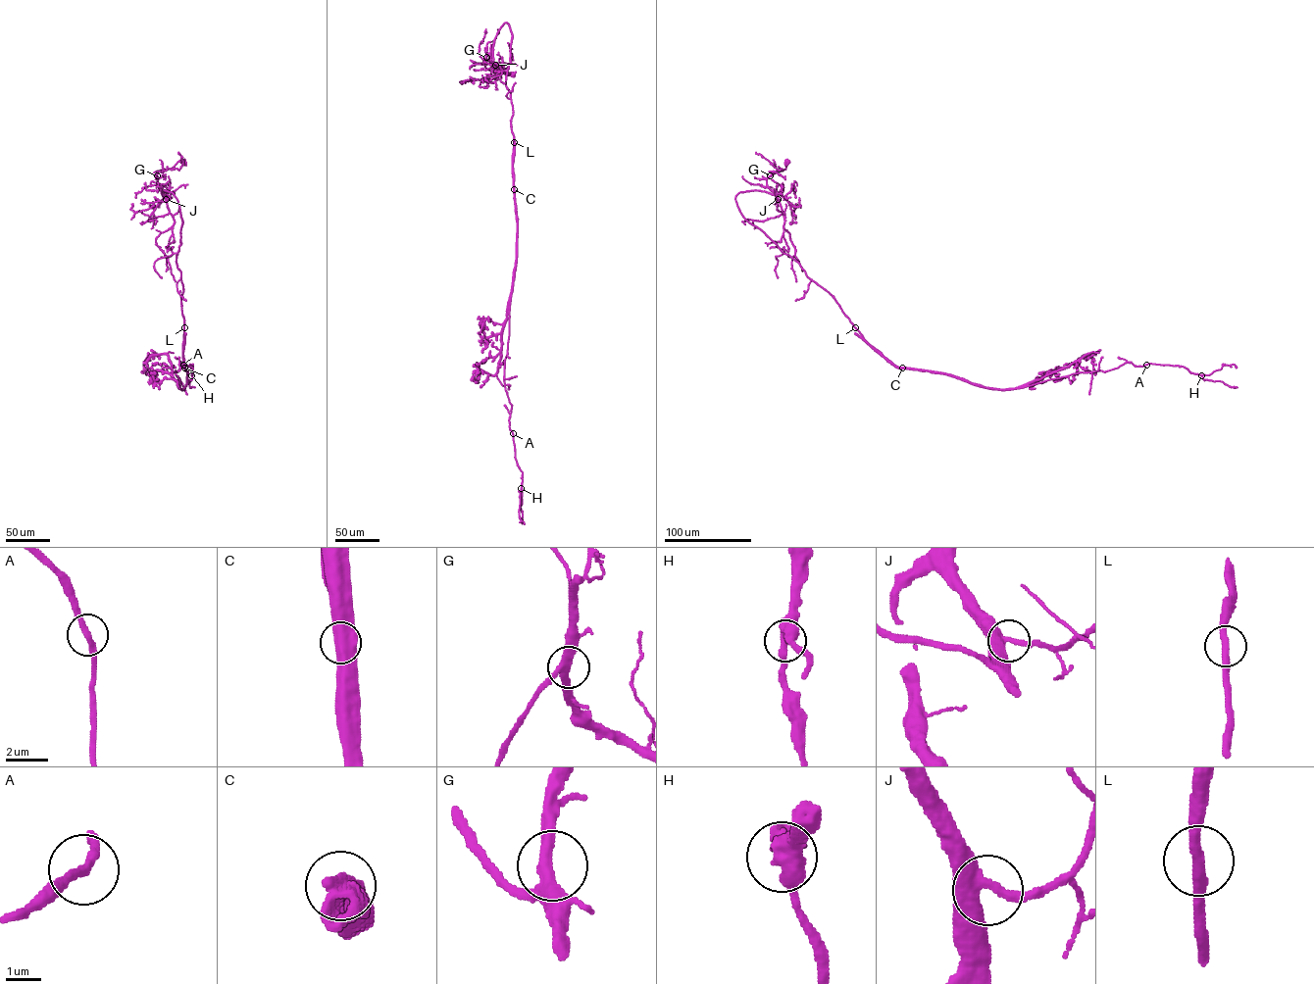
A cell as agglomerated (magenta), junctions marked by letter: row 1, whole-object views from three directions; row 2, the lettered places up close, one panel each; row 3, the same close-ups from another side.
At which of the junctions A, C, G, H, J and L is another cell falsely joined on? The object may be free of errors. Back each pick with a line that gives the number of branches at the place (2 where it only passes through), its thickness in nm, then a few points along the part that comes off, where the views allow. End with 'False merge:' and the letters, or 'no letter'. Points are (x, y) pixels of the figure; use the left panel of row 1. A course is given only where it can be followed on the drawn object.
C: 1 branches meet; 850 nm thick; foreign part runs (184, 368), (186, 385), (180, 388), (175, 372), (182, 367), (180, 363), (192, 368), (189, 385), (194, 387)
False merge: C

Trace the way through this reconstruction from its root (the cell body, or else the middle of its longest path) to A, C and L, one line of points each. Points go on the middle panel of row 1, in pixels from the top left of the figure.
A: (513, 74), (487, 69), (486, 54), (496, 75), (506, 71), (513, 107), (513, 433)
C: (513, 74), (487, 69), (486, 54), (503, 72), (496, 75), (507, 72), (514, 189)
L: (513, 74), (487, 69), (483, 62), (486, 54), (503, 72), (496, 75), (507, 72), (514, 142)

